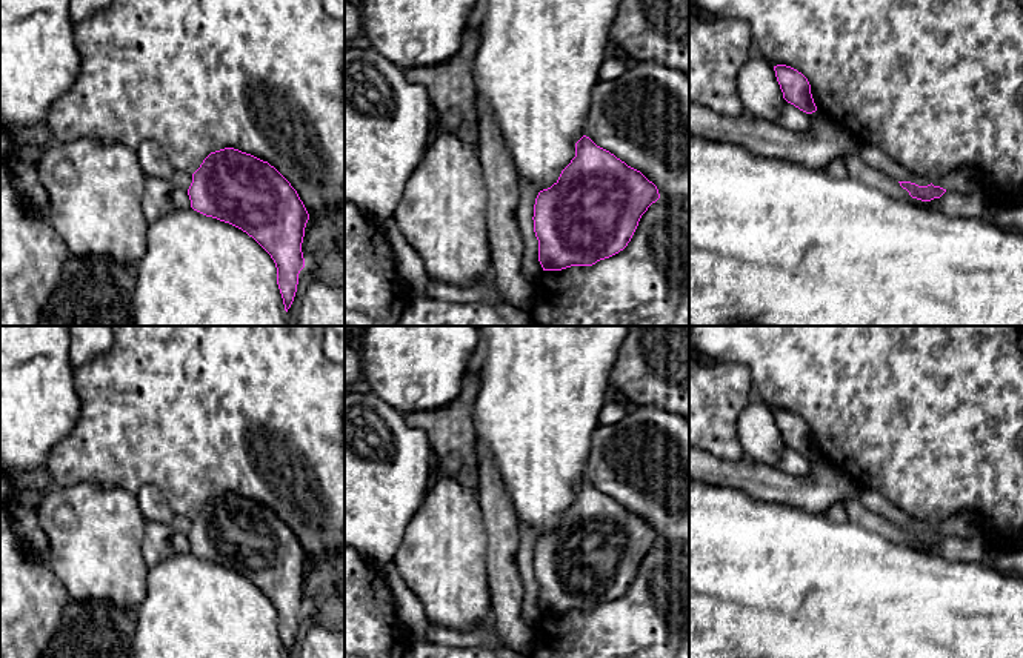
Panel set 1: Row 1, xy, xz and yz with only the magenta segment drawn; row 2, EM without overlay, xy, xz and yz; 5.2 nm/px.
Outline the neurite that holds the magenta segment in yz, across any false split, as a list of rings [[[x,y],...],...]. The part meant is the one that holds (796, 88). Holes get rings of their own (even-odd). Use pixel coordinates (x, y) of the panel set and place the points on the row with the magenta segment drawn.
[[[777,65],[774,66],[774,71],[783,92],[783,98],[788,103],[794,105],[806,114],[817,111],[811,94],[811,85],[801,72],[786,65]]]

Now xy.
[[[234,148],[211,152],[192,174],[191,208],[252,237],[274,260],[285,311],[291,307],[305,268],[302,243],[309,214],[291,183],[268,161]]]

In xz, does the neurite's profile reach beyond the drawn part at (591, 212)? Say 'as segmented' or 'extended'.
as segmented

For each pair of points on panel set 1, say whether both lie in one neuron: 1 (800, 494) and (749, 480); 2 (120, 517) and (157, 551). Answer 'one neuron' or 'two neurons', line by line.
1: one neuron
2: two neurons

